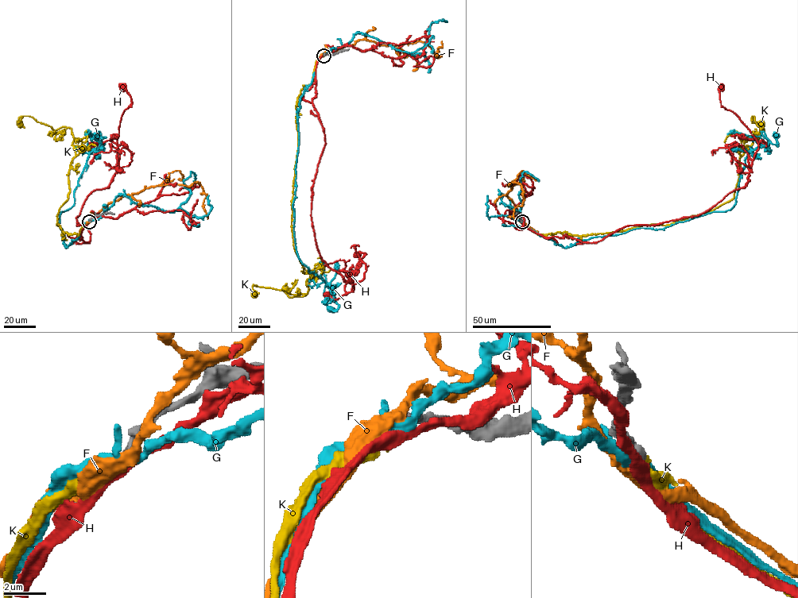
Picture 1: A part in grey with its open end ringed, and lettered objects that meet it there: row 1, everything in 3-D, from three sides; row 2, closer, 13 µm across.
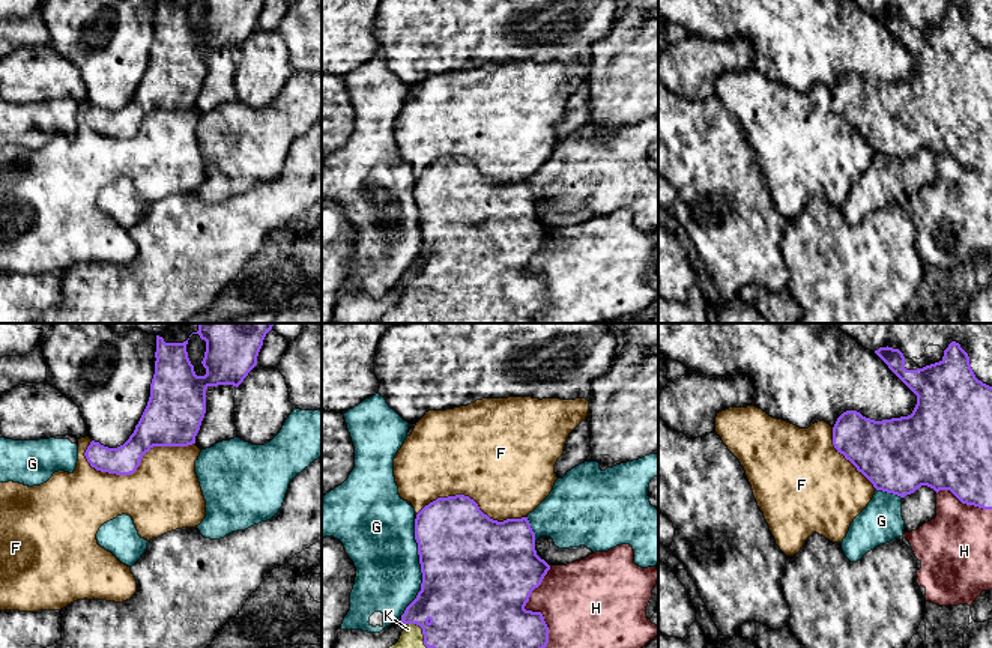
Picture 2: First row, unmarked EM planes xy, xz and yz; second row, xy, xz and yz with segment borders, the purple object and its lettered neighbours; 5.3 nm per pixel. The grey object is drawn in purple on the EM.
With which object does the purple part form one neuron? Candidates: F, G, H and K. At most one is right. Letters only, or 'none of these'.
K

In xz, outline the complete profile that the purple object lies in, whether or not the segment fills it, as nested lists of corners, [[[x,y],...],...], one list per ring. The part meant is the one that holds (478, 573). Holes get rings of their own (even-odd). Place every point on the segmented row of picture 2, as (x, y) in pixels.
[[[464,495],[437,498],[415,519],[415,540],[422,573],[421,591],[401,615],[401,636],[389,648],[546,648],[549,627],[541,612],[525,606],[550,570],[537,555],[535,532],[528,517],[498,522]]]

